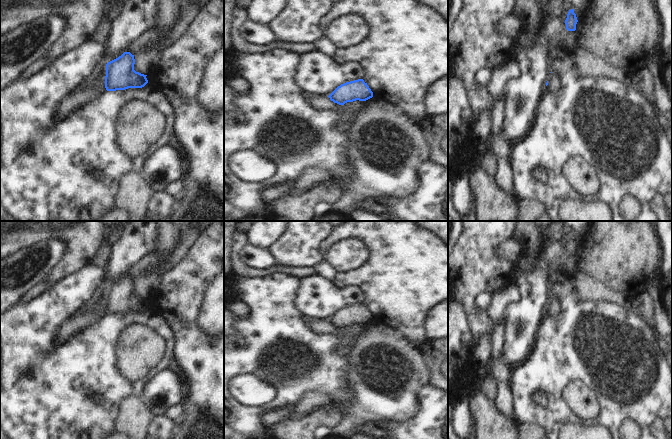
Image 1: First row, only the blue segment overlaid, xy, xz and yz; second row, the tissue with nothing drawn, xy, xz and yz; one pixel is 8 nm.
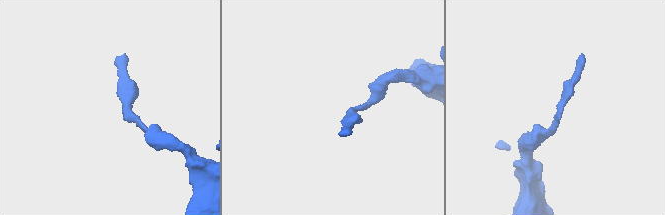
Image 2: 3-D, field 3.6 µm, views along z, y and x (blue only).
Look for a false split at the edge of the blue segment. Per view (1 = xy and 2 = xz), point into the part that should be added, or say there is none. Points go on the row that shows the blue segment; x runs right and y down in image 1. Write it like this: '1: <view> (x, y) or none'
1: none
2: none

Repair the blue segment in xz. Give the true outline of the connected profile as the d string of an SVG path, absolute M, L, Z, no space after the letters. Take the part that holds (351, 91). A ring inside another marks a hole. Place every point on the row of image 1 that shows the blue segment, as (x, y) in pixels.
M358 79L341 84L328 97L334 103L344 105L356 100L366 101L373 97L373 92L363 79Z

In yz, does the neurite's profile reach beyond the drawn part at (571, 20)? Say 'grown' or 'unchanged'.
unchanged

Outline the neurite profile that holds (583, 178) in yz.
M581 157L569 159L562 168L562 175L584 199L591 199L600 190L596 170Z

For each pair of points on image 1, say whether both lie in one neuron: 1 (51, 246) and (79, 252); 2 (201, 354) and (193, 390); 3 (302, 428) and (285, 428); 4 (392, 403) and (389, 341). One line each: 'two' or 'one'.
1: two
2: one
3: one
4: one

